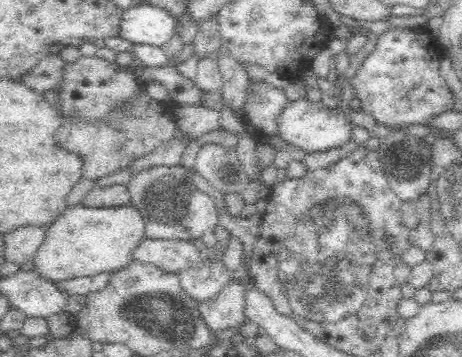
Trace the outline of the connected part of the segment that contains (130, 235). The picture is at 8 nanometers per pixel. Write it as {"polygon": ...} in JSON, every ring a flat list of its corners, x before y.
{"polygon":[[132,202,122,206,87,207,82,204,68,207,48,228,44,244,31,261,34,269,50,280,68,279,81,276,94,276,103,272,120,270,131,264,136,246,145,238,145,222]]}

